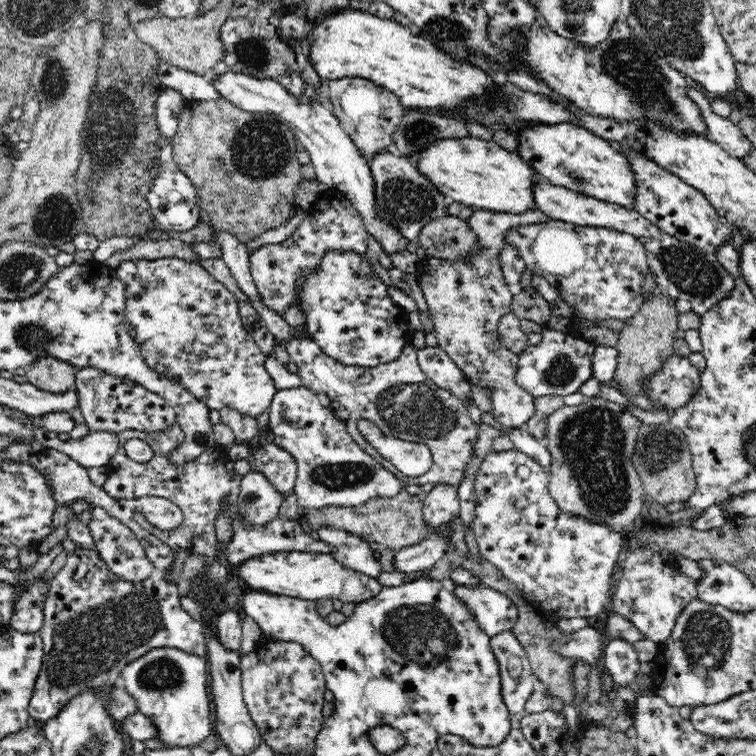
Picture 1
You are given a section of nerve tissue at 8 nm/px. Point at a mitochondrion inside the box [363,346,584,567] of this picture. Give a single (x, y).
(413, 409)

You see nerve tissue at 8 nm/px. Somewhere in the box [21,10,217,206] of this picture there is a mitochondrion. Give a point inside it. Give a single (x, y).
(53, 73)

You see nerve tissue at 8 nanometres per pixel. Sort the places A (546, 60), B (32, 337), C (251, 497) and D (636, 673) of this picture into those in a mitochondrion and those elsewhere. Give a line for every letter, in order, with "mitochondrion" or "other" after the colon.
A: other
B: mitochondrion
C: mitochondrion
D: other

